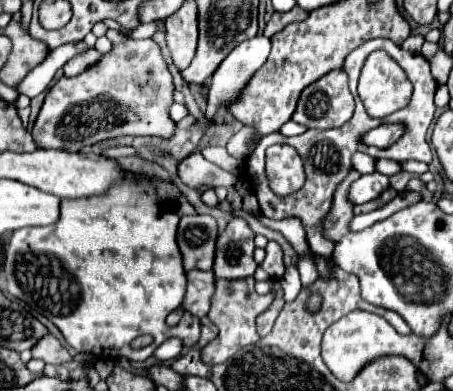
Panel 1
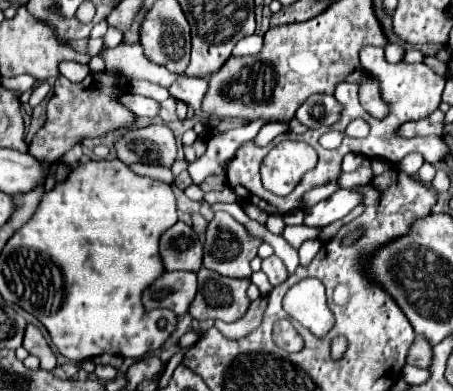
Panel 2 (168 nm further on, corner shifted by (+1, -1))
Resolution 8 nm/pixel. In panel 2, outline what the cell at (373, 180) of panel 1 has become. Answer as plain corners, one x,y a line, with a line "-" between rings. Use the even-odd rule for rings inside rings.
339,189
331,197
309,207
305,211
303,225
321,229
321,227
325,227
337,219
343,219
357,205
359,205
359,195
353,189

